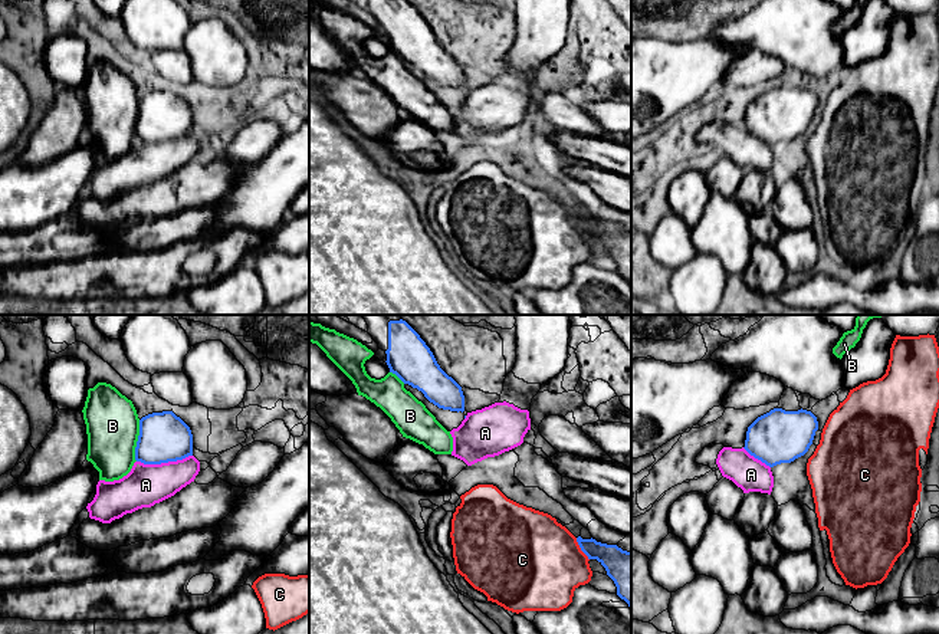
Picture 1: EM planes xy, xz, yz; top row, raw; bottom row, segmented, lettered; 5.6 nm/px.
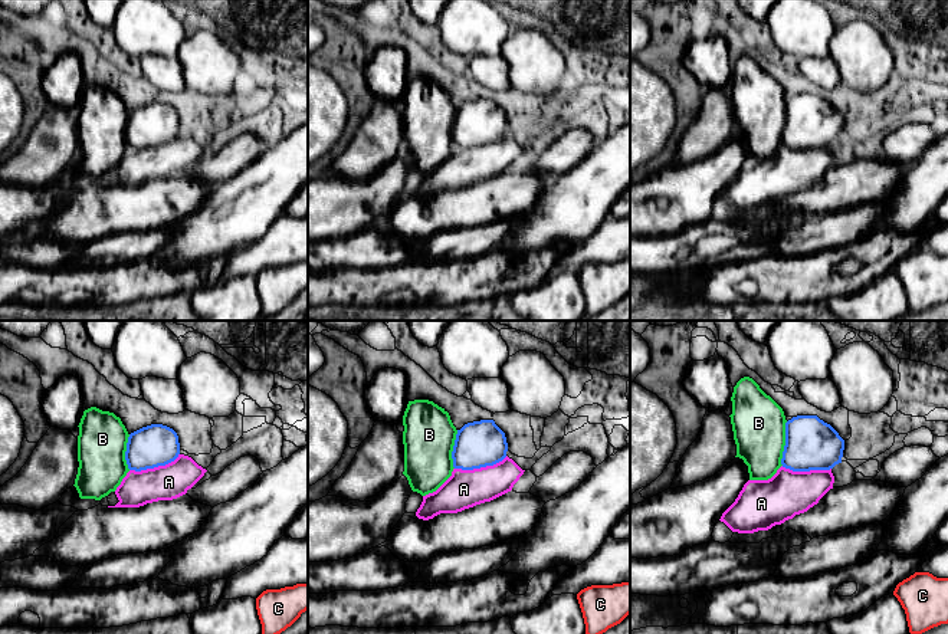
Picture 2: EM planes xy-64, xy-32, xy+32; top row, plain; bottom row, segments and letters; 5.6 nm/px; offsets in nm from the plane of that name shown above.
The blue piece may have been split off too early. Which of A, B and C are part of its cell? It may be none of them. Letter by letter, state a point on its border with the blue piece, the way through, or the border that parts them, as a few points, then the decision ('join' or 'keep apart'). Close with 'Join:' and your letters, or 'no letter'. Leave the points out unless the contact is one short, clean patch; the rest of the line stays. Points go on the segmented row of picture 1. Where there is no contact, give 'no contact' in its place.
A: contact xy (164, 462); way xy (164, 437), (164, 462), (145, 485); join
B: contact xy (138, 440); keep apart
C: contact xz (581, 549); border xz (575, 538), (580, 549), (588, 559); keep apart
Join: A

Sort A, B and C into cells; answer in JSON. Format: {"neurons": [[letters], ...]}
{"neurons": [["A"], ["B"], ["C"]]}

